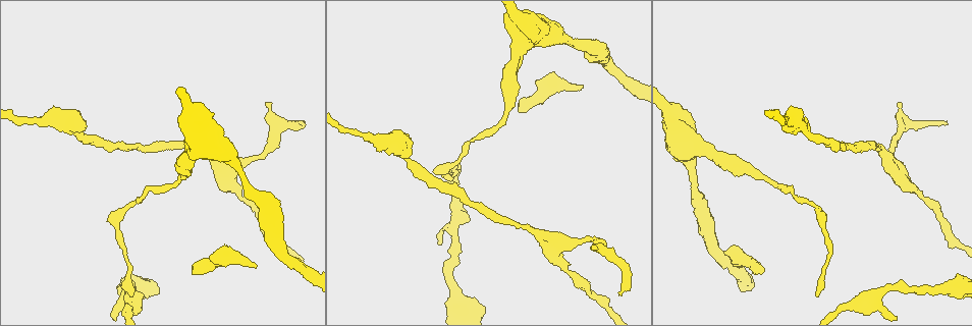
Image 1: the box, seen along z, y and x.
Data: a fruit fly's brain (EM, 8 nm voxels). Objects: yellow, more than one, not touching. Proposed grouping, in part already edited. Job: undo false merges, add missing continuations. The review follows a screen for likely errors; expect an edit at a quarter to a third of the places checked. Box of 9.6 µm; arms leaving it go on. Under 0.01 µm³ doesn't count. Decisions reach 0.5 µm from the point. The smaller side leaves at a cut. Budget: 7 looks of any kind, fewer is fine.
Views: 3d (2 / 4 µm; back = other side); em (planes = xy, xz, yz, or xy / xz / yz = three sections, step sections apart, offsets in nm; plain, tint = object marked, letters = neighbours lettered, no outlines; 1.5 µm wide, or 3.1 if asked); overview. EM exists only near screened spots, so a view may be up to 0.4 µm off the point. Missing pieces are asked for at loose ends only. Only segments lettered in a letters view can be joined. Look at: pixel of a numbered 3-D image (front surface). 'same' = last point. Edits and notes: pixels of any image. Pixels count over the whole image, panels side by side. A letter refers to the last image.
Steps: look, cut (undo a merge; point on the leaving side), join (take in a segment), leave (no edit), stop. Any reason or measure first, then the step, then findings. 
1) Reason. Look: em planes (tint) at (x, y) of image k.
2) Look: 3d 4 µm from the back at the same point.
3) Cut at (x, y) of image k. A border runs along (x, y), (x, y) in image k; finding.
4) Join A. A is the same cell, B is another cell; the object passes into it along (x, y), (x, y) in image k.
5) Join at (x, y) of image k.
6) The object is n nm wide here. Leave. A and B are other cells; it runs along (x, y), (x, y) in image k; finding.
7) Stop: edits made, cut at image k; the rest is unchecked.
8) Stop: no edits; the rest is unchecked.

Calibre changes. Look: em planes (letters) at (55, 119) of image 1.

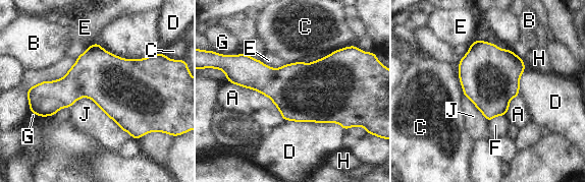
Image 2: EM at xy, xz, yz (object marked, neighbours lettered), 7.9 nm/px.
The longest contact is with J, 550 nm. Leave. A, B, C, D, E, F, G, H and J are other cells; a border runs along (227, 80), (267, 96), (283, 120) in image 2; continuous, no second neuron.

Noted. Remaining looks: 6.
Thick end. Look: em planes (letters) at (196, 274) of image 1.

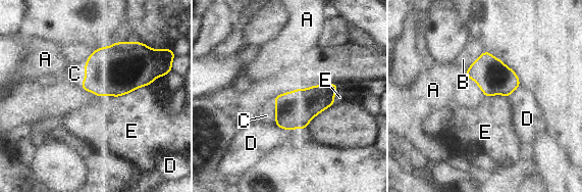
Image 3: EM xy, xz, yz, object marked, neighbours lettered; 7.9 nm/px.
The longest contact is with E, 400 nm. Join C. C is the same cell, A, B, D and E are other cells; the object passes into it along (295, 109), (275, 110), (266, 115) in image 3; it goes on there.

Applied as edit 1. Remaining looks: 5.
Redraw. Look: overview.

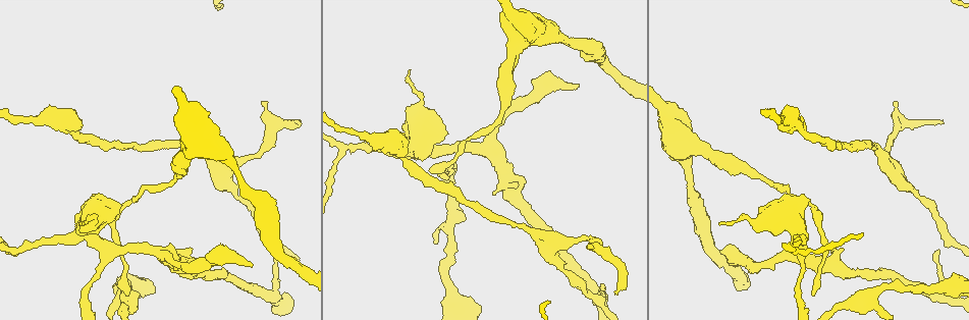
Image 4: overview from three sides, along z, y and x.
Long arm stops here. Look: em xz step 8 (letters) at (251, 263) of image 4.

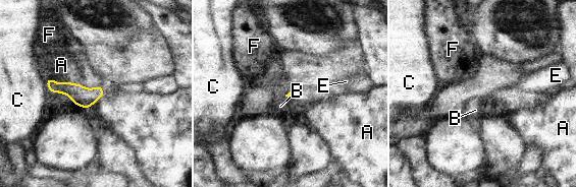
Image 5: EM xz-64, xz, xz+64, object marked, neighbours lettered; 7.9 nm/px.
Look: em planes (letters) at the same point.

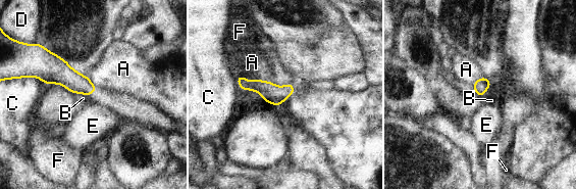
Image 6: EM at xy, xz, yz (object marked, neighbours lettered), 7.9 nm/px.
Leave. A, B, C, D, E and F are other cells; it runs along (240, 79), (267, 90), (291, 90) in image 6; none of them fits.

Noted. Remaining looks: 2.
Stop: edits made, join at image 3; the rest is unchecked.

